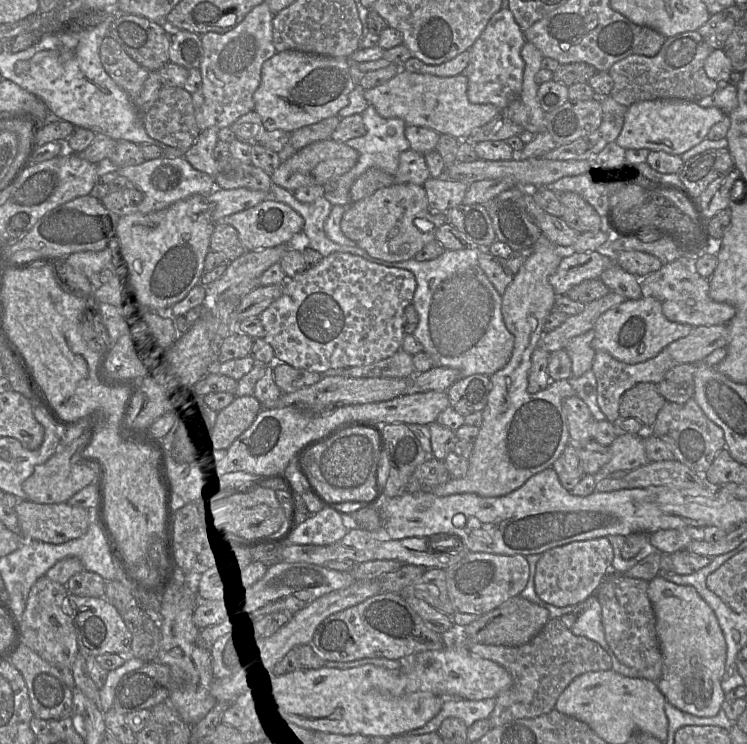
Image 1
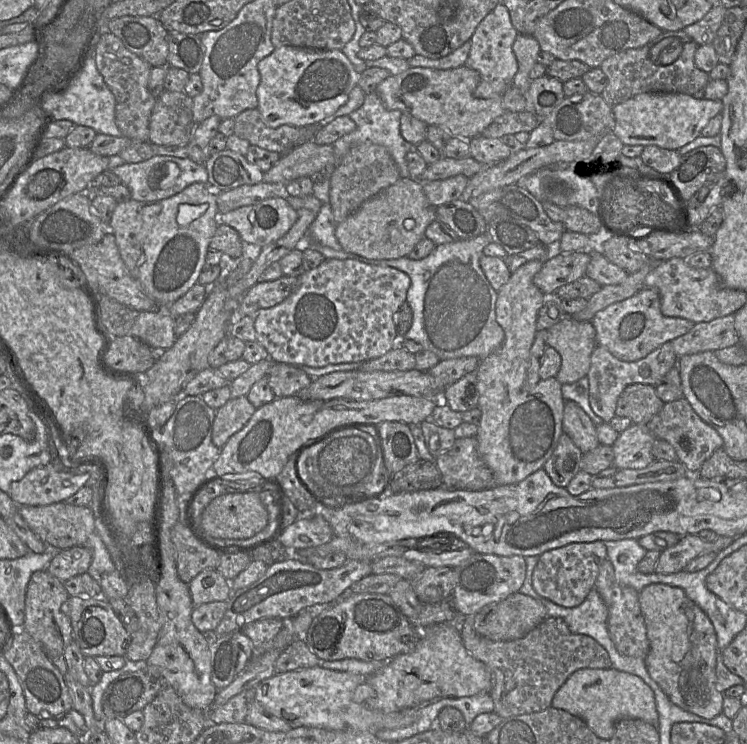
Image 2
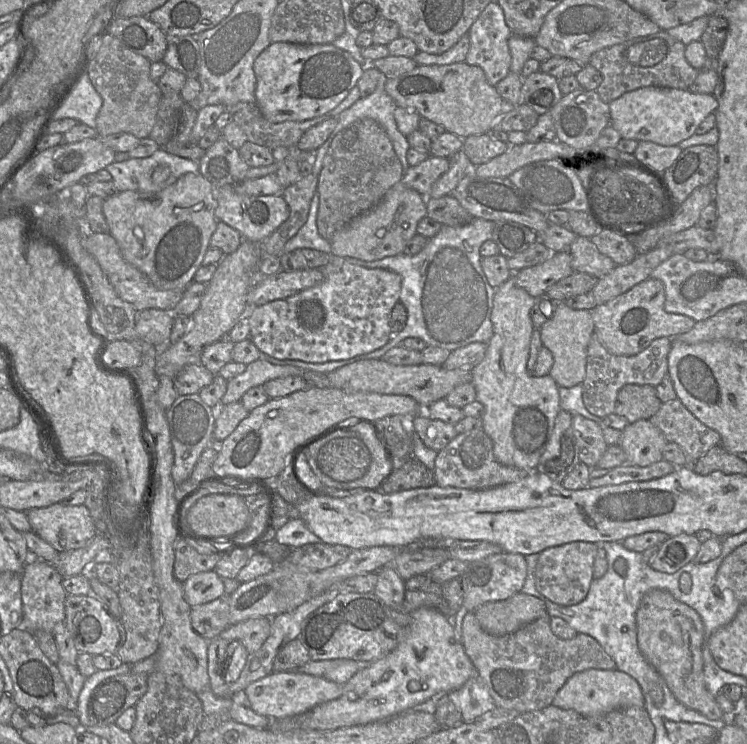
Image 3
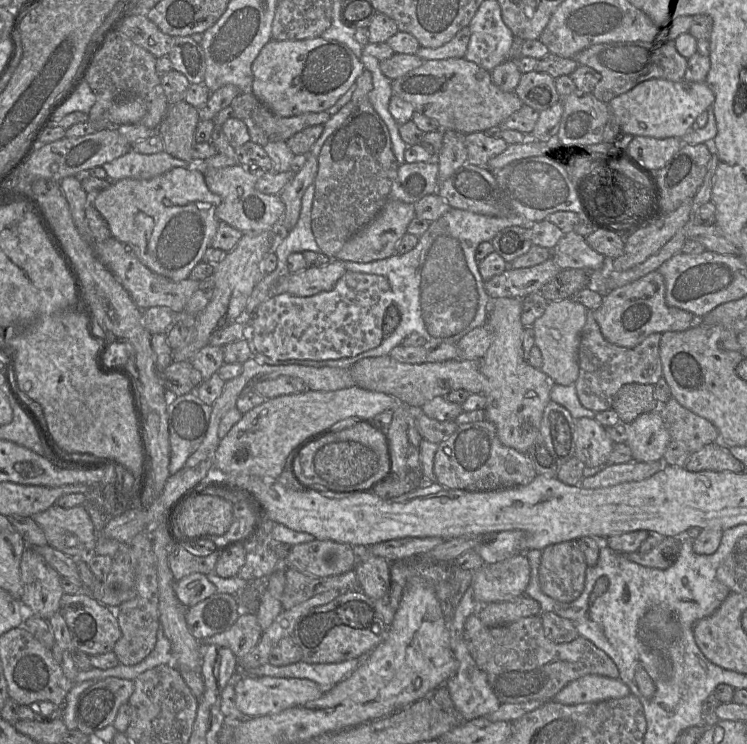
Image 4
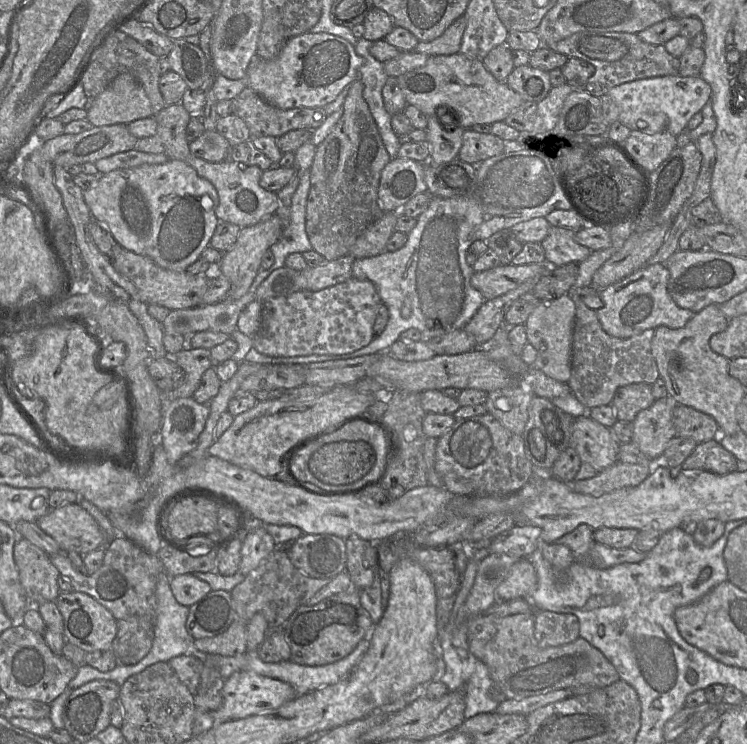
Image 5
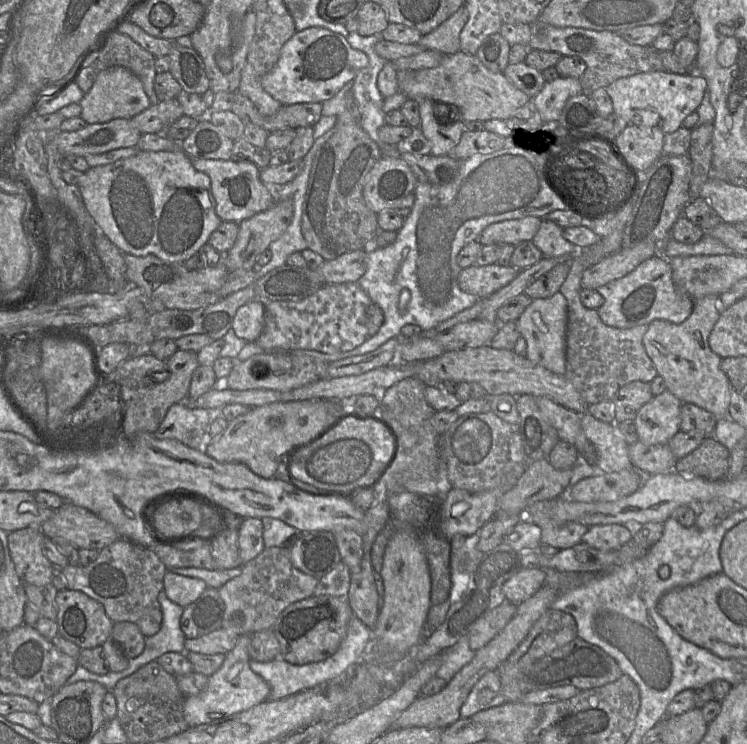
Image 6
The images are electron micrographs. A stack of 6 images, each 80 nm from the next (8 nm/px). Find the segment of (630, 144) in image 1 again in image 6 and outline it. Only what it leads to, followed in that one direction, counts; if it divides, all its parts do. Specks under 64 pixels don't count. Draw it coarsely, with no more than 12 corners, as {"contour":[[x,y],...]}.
{"contour":[[656,71],[605,89],[630,125],[669,134],[700,106],[698,73]]}

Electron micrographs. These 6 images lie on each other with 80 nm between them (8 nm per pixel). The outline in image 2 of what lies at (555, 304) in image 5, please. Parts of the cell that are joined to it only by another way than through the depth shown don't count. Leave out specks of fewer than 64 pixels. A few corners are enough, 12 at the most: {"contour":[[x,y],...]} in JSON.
{"contour":[[565,316],[546,330],[562,362],[556,379],[587,376],[596,347],[590,321]]}

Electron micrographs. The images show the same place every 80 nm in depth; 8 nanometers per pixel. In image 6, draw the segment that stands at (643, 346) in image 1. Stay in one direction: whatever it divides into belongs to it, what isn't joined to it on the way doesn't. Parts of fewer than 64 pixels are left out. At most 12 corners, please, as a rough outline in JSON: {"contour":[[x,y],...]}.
{"contour":[[653,256],[600,286],[597,309],[620,329],[680,324],[694,304]]}

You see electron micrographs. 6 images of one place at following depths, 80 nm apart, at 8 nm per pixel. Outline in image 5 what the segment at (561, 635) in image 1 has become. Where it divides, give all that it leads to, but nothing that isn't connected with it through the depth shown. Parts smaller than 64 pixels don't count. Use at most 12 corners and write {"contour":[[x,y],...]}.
{"contour":[[535,611],[468,623],[507,700],[619,680],[585,639],[540,648]]}

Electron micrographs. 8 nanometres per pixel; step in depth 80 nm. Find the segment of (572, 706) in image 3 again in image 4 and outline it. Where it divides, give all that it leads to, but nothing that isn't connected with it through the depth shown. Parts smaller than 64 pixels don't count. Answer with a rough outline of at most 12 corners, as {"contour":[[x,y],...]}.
{"contour":[[590,674],[551,701],[595,703],[629,695],[619,679]]}

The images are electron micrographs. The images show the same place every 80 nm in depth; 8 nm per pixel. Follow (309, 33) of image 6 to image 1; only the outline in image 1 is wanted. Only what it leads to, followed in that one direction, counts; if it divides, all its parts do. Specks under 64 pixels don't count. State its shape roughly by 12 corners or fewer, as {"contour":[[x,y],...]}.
{"contour":[[281,51],[253,95],[266,130],[336,116],[357,83],[345,57]]}

